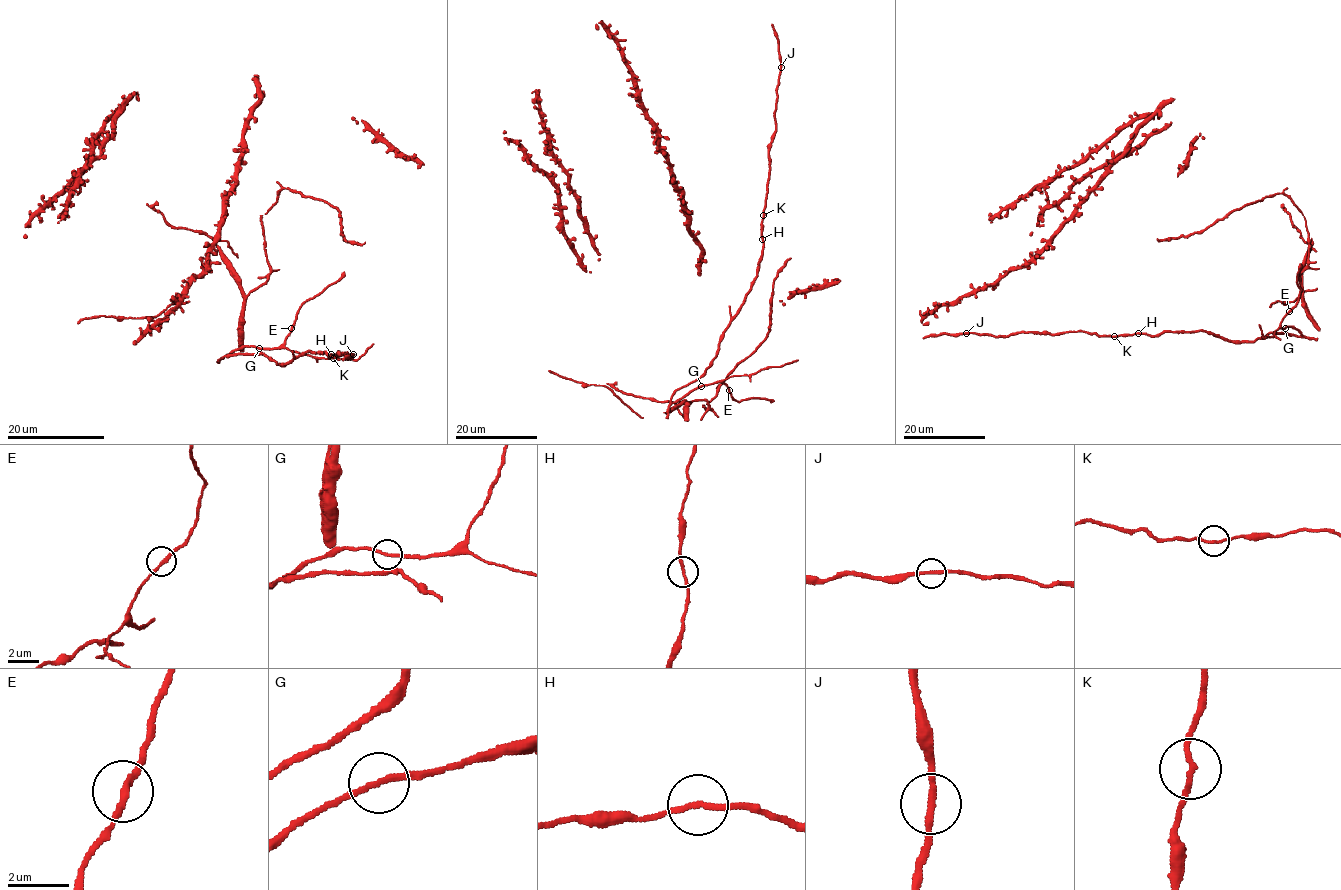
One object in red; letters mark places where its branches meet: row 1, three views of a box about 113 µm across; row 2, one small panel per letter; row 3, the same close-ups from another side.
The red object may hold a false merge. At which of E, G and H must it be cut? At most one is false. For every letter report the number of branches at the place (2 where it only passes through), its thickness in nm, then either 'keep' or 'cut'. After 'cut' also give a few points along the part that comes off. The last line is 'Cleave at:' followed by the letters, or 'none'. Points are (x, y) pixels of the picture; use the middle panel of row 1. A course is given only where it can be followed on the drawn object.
E: 2 branches meet; 200 nm thick; keep
G: 2 branches meet; 200 nm thick; keep
H: 2 branches meet; 190 nm thick; keep
Cleave at: none

